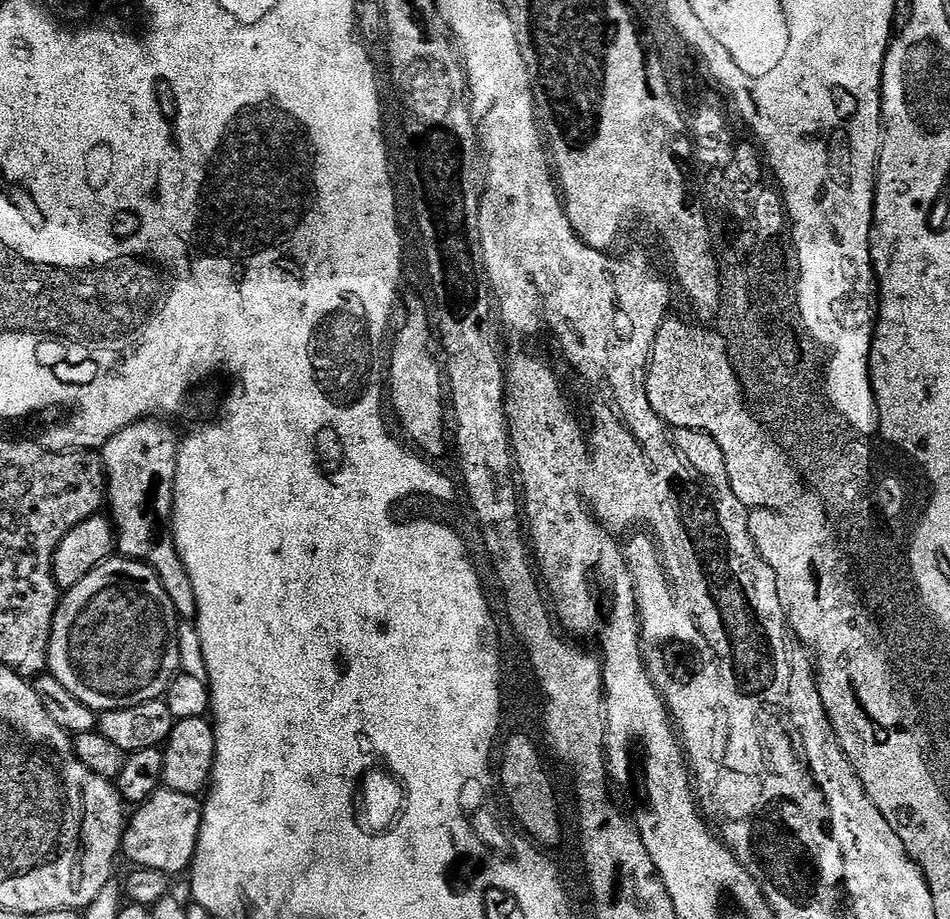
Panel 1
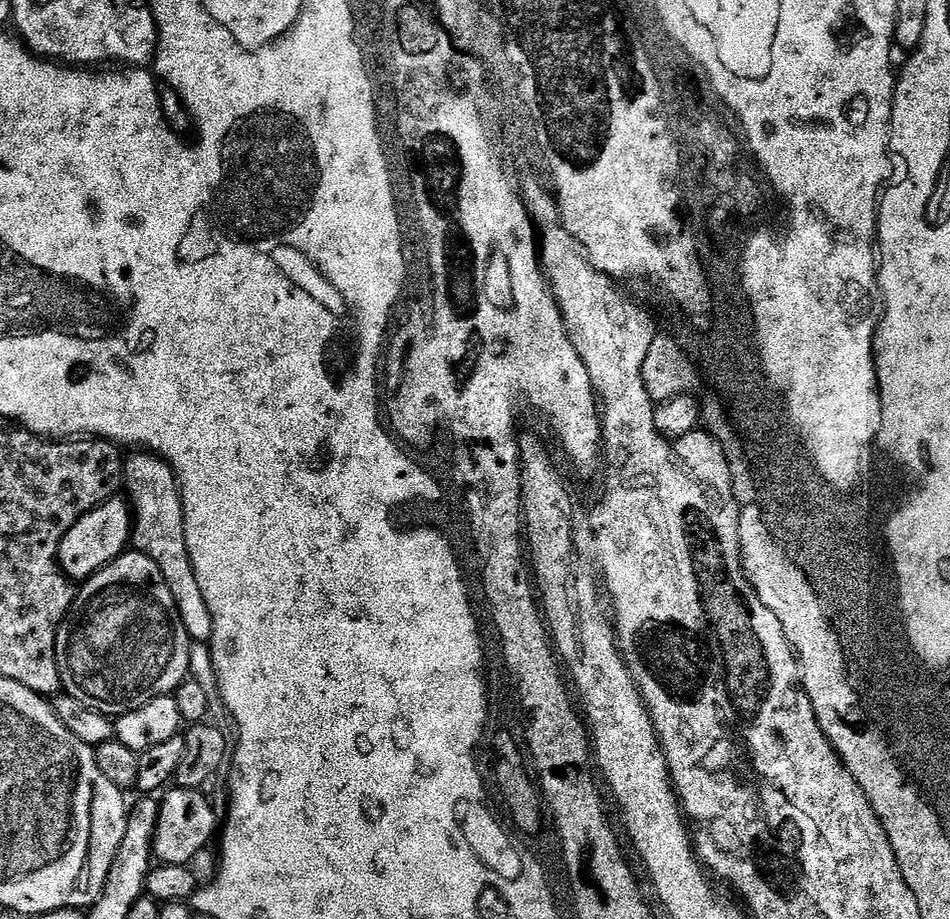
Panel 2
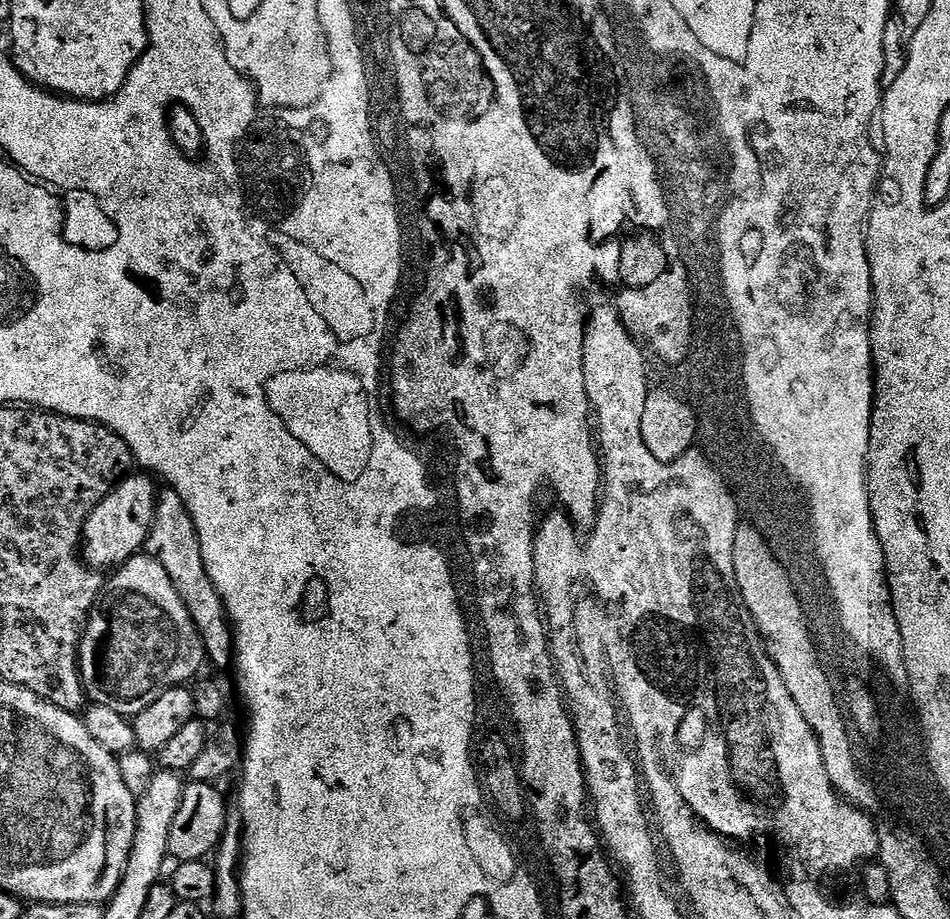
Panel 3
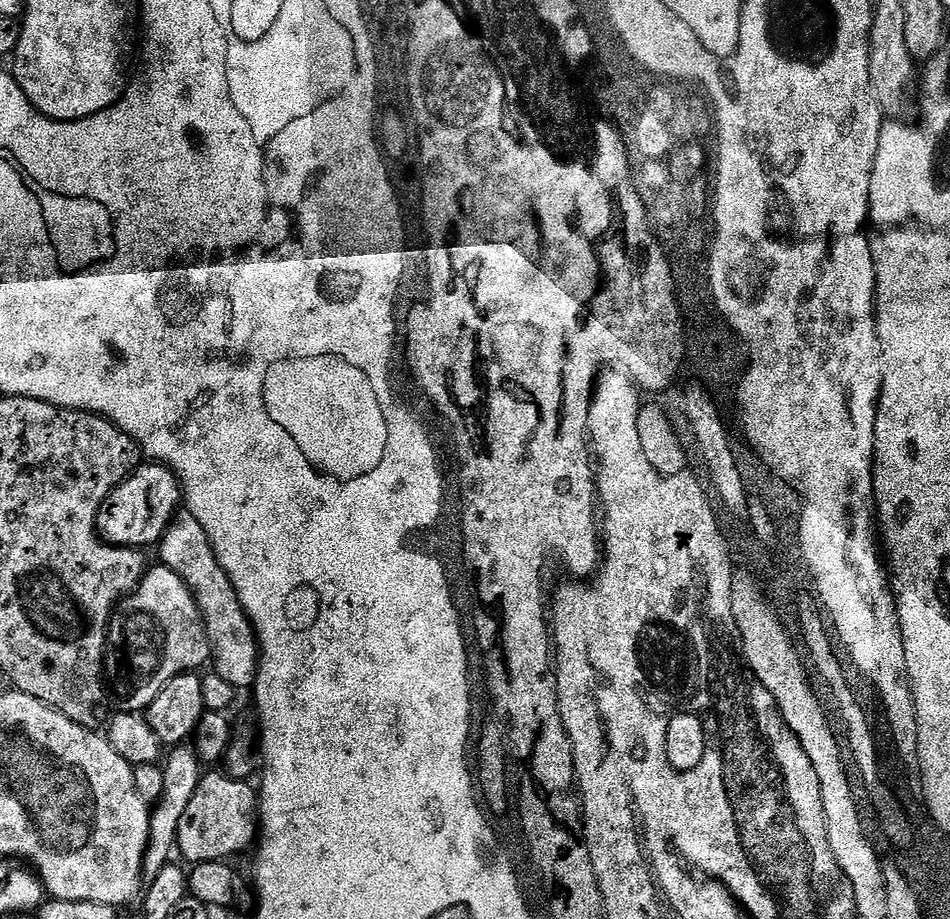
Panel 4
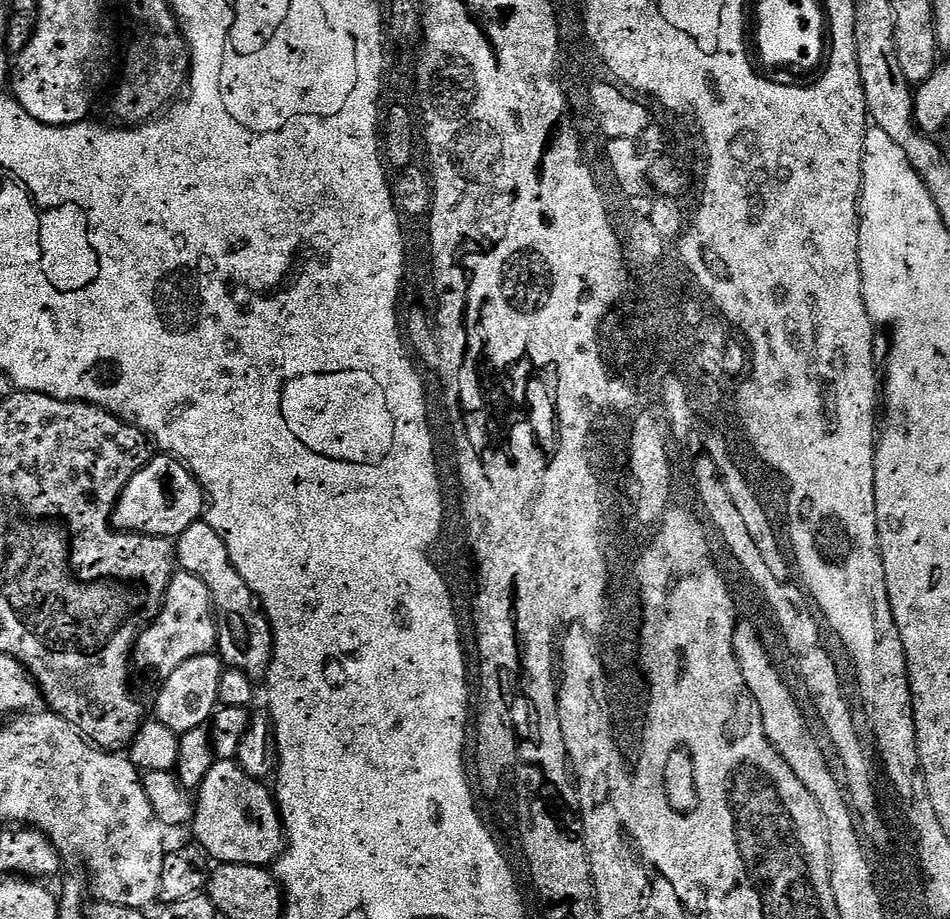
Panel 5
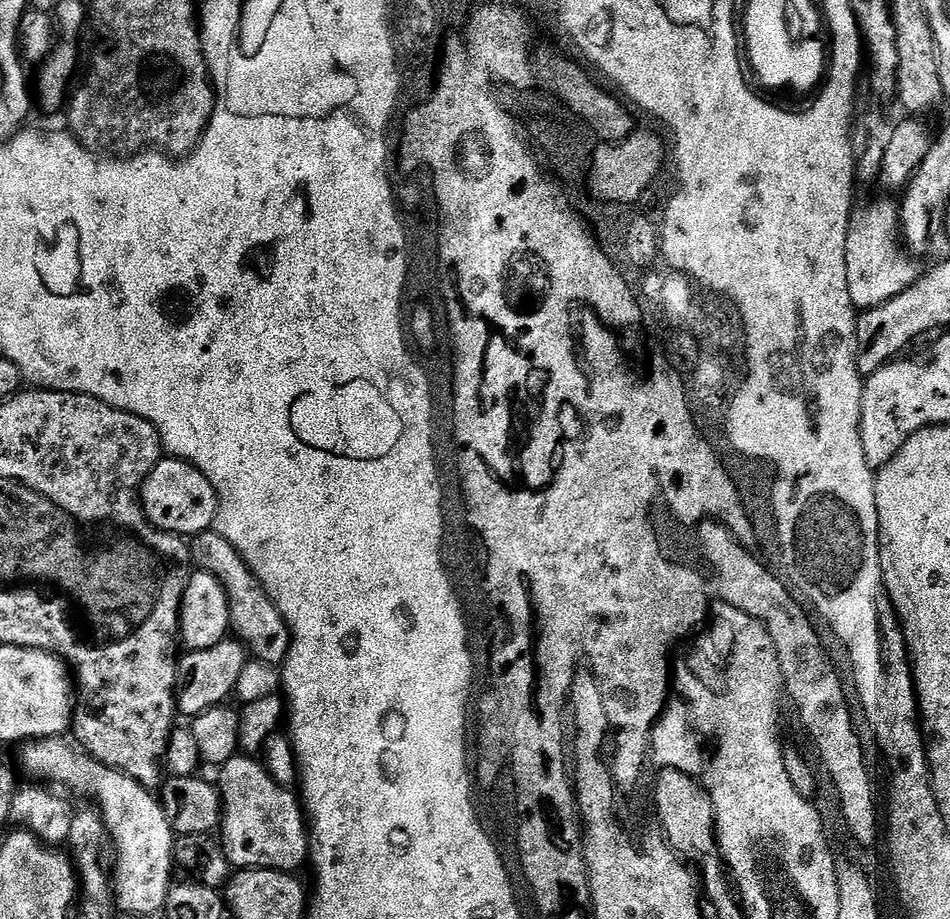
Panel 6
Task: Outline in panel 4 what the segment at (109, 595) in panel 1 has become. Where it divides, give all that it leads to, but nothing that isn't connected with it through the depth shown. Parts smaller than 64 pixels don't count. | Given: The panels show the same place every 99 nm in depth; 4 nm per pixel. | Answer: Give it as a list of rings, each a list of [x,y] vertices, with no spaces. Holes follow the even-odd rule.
[[[149,567],[138,587],[116,605],[108,623],[104,678],[121,712],[143,713],[162,694],[166,682],[203,669],[212,655],[204,620],[186,582],[174,570],[155,567]]]

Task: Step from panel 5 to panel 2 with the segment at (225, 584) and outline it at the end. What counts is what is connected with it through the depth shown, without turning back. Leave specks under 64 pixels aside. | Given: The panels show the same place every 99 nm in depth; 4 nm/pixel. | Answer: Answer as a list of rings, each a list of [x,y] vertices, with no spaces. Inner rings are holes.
[[[140,450],[132,455],[136,456],[129,455],[124,462],[123,483],[132,509],[131,547],[137,552],[146,554],[158,566],[158,570],[162,570],[162,578],[166,578],[166,586],[170,586],[170,594],[174,594],[176,599],[175,613],[180,625],[186,630],[189,641],[195,642],[197,645],[199,645],[198,643],[207,645],[212,639],[212,615],[210,614],[210,606],[206,606],[206,598],[202,598],[202,586],[198,586],[198,578],[194,578],[194,566],[190,562],[190,550],[186,550],[184,498],[180,494],[176,475],[172,467],[161,456],[153,456],[147,450]]]

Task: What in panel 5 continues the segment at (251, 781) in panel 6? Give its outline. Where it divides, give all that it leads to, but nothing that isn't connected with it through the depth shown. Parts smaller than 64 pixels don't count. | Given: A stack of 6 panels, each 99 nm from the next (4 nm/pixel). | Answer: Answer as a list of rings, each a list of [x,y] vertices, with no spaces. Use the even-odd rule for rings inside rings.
[[[217,760],[212,765],[210,774],[206,774],[206,778],[200,783],[198,791],[194,796],[194,811],[192,814],[192,823],[190,831],[192,831],[191,839],[199,844],[204,849],[209,858],[221,864],[249,864],[250,866],[265,866],[275,865],[276,861],[284,855],[286,851],[286,837],[284,835],[284,823],[280,820],[280,807],[276,805],[276,797],[271,787],[267,788],[267,783],[261,782],[253,778],[250,774],[246,774],[246,770],[242,770],[240,765],[235,760]]]

